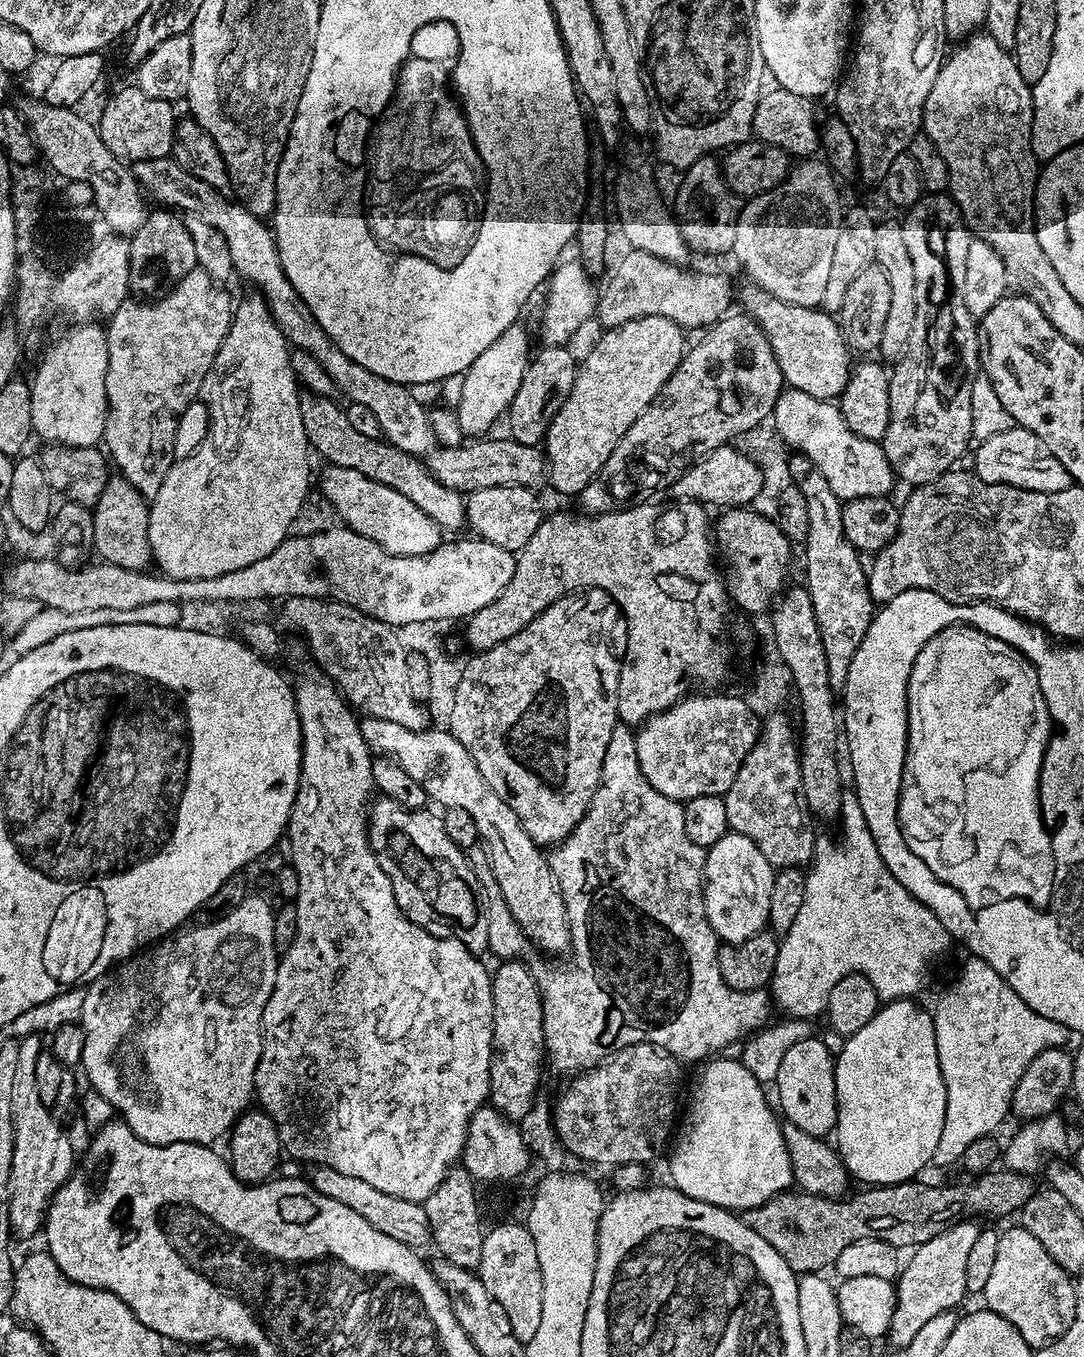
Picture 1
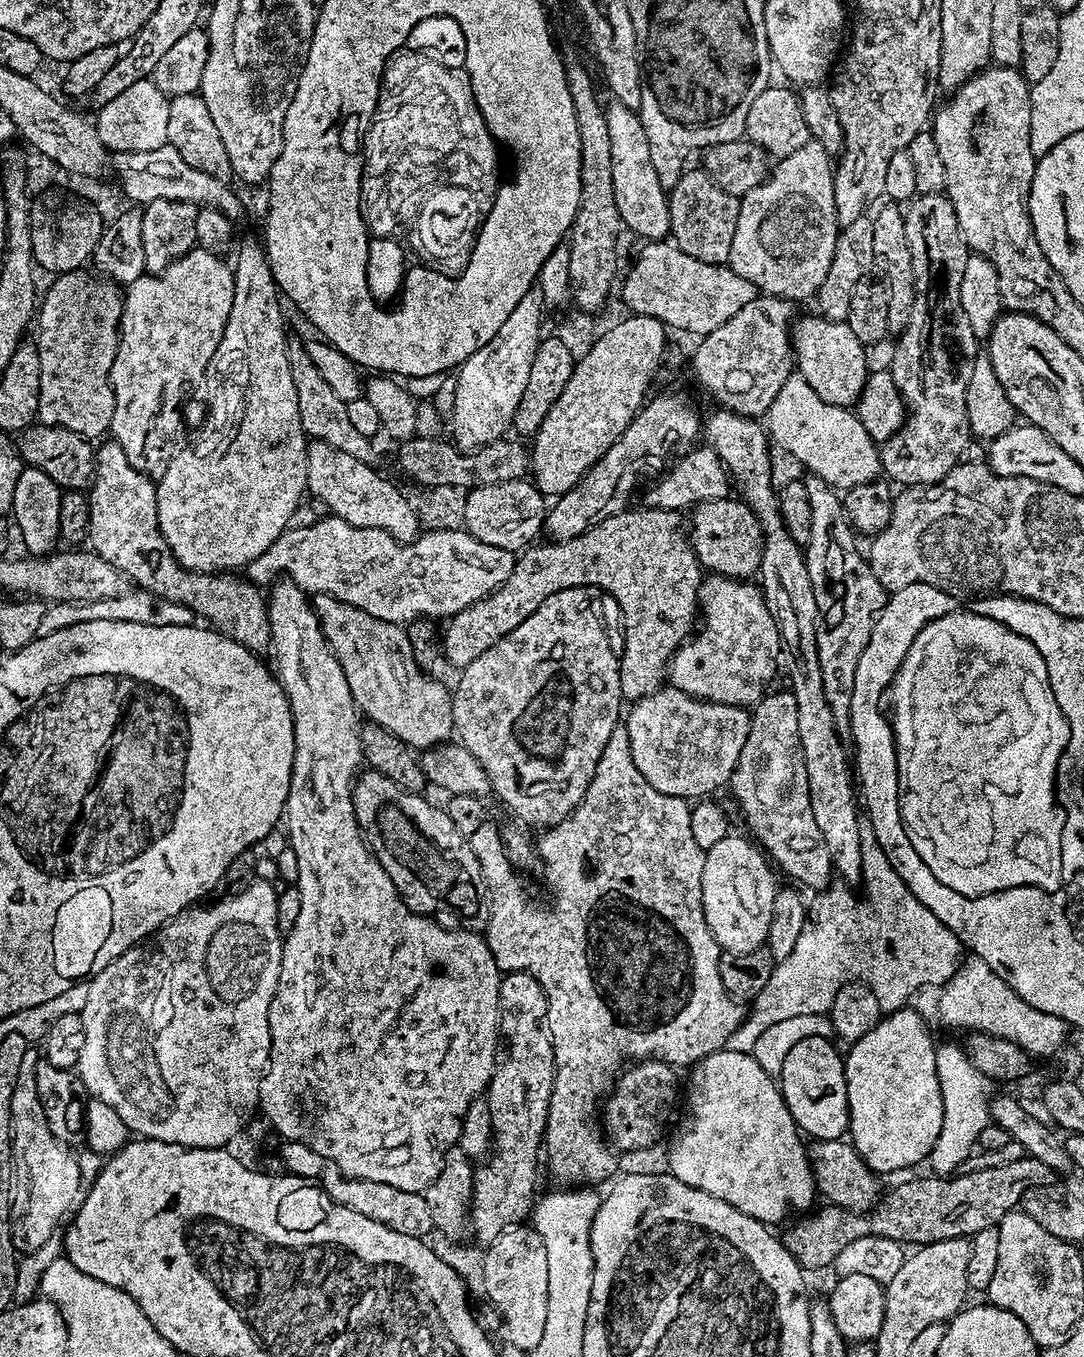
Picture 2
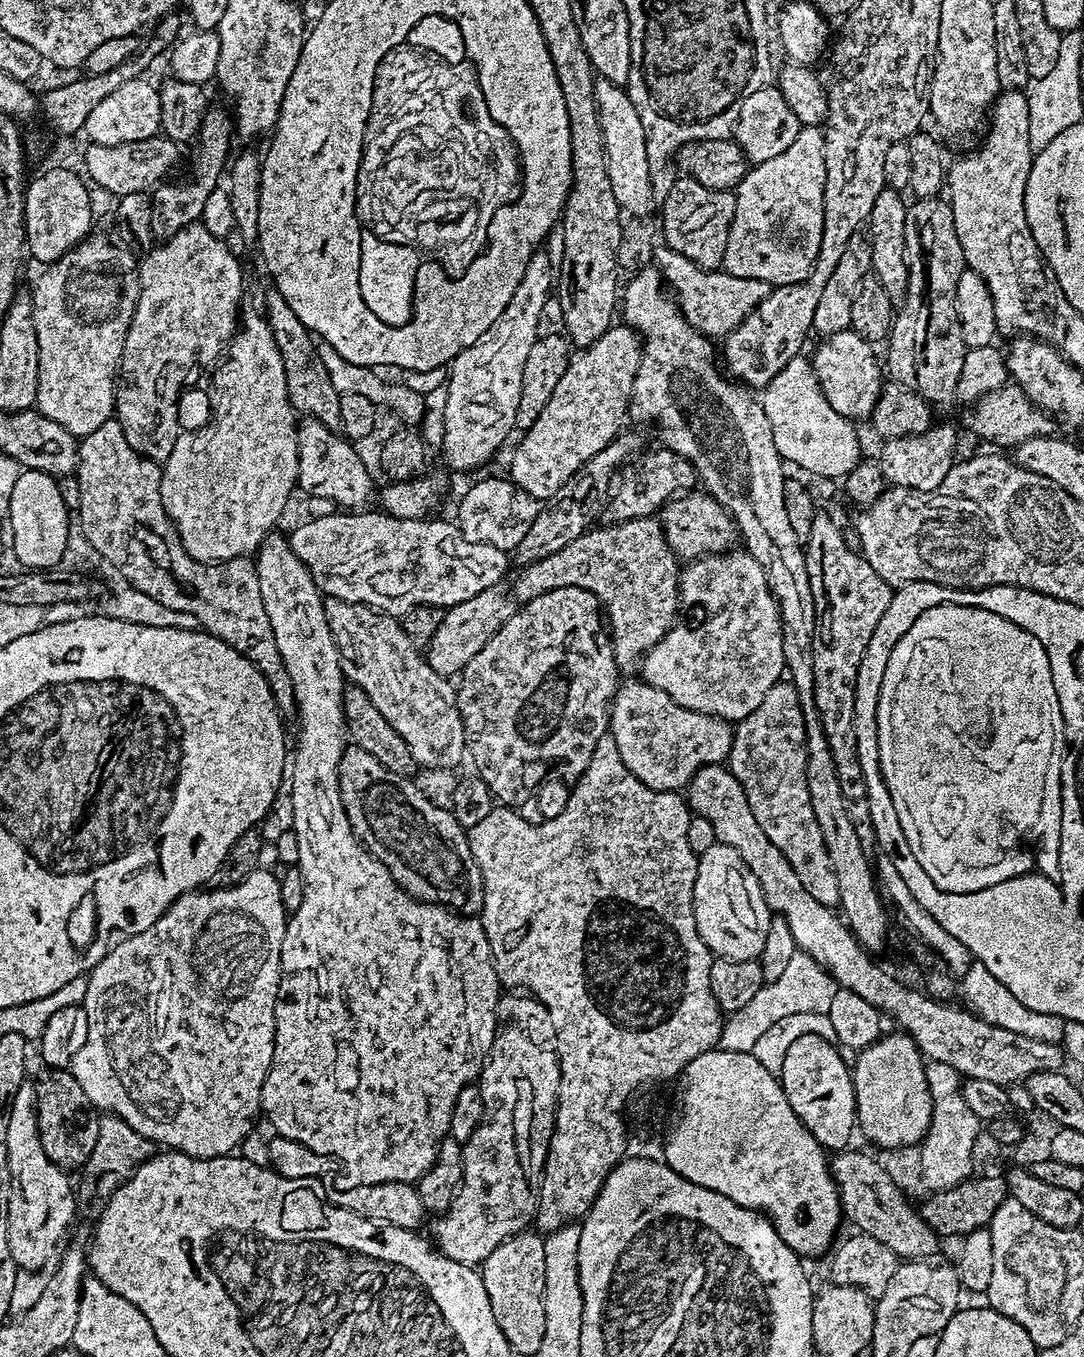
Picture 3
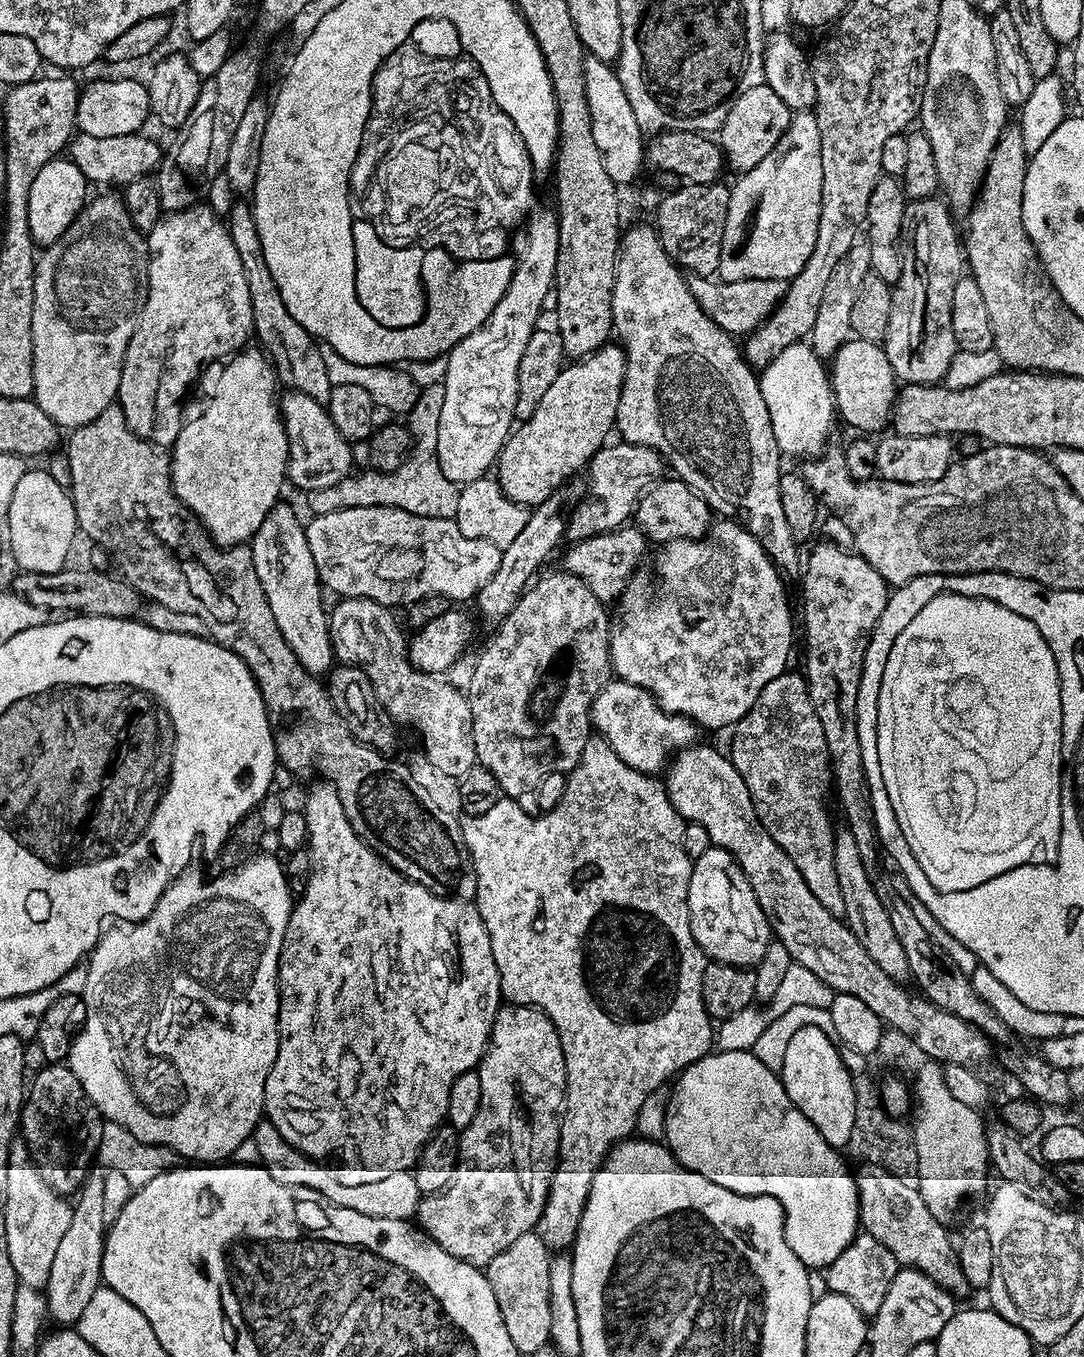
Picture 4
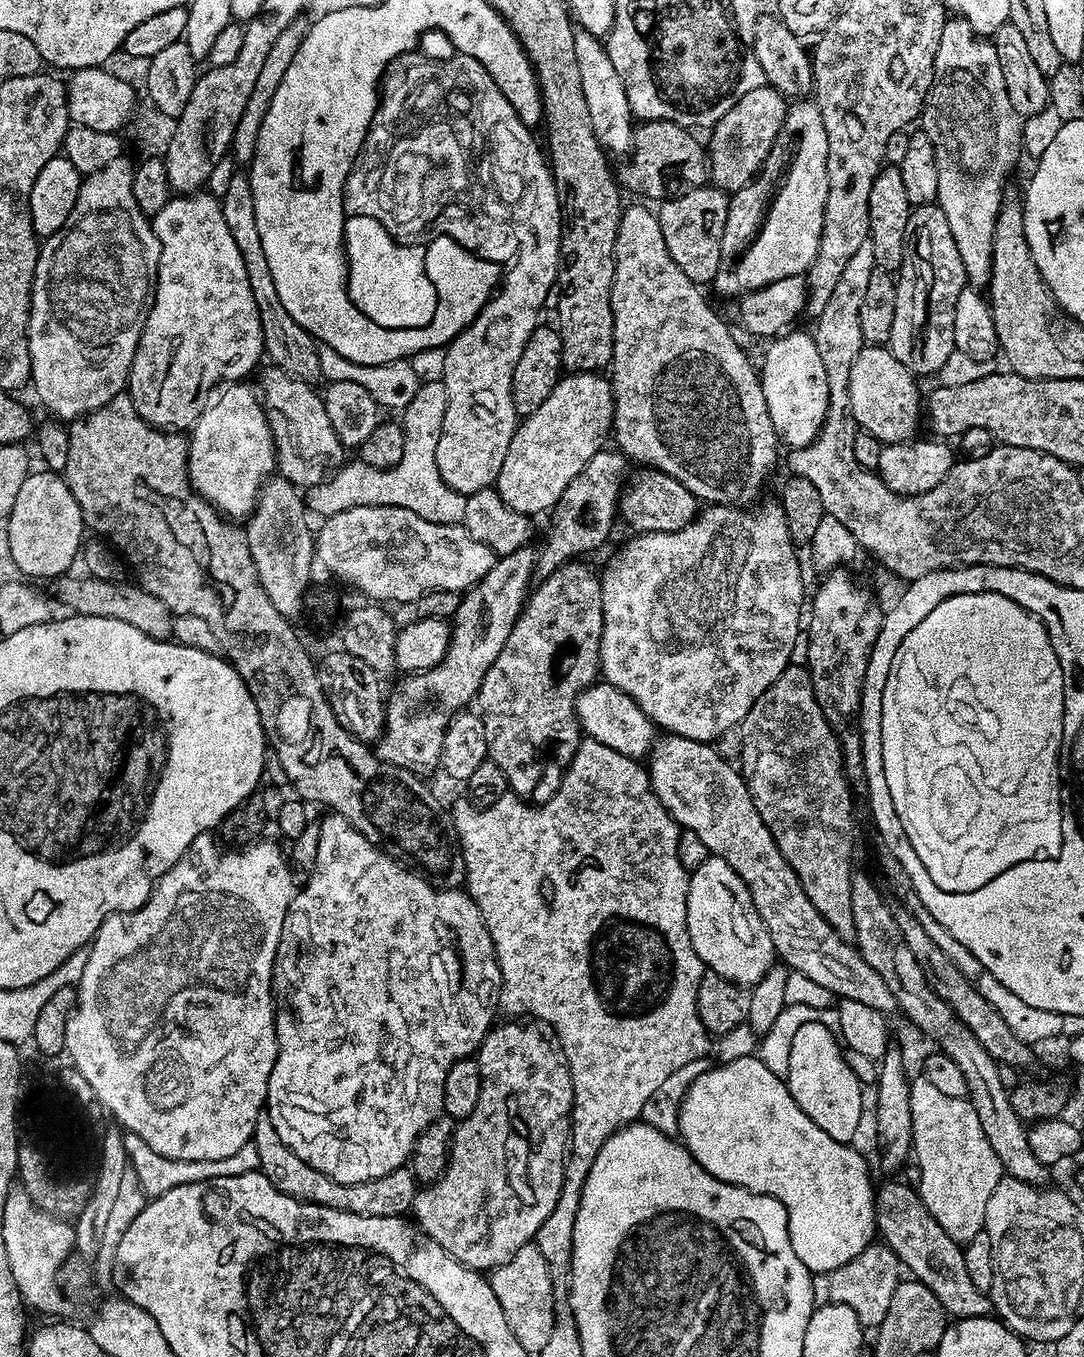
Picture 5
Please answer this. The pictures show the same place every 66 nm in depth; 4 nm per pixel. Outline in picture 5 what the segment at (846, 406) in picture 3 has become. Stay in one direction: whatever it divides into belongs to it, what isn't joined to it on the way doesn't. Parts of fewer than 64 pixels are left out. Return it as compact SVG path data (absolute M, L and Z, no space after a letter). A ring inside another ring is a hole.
M862 354L854 358L854 366L850 366L850 407L856 419L856 427L861 433L869 432L874 439L880 440L881 445L911 441L920 424L922 428L922 392L920 396L920 388L916 385L919 384L917 377L891 354L868 355Z

